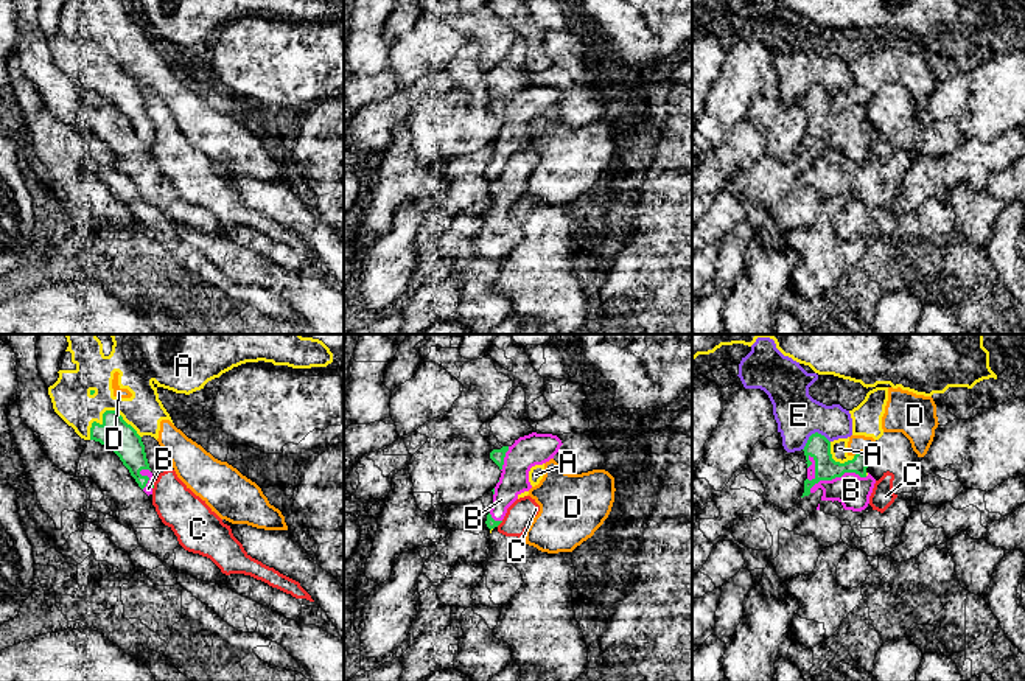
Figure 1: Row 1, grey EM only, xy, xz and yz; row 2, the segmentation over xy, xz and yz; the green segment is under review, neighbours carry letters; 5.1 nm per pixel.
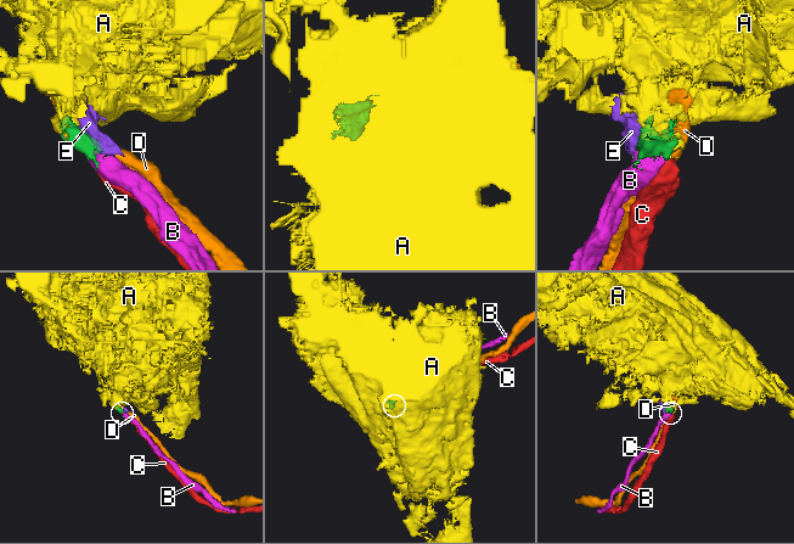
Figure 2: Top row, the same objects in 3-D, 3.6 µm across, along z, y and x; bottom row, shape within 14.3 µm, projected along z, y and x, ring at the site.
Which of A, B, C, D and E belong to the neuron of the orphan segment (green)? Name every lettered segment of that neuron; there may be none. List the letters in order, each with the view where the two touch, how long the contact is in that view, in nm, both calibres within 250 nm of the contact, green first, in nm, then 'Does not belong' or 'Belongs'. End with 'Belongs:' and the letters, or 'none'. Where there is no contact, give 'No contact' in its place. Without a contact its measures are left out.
A: Touches green in xy. Shared border 280 nm. Thickness 160 nm (green) against 200 nm. Does not belong
B: Touches green in yz. Shared border 320 nm. Thickness 120 nm (green) against 170 nm. Belongs
C: Touches green in xz. Shared border 50 nm. Thickness 50 nm (green) against 140 nm. Does not belong
D: Touches green in yz. Shared border 70 nm. Thickness 120 nm (green) against 100 nm. Does not belong
E: Touches green in yz. Shared border 150 nm. Thickness 120 nm (green) against 240 nm. Does not belong
Belongs: B

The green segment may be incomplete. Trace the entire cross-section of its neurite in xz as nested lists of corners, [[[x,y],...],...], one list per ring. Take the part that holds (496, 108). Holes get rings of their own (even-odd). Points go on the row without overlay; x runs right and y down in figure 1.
[[[532,84],[515,92],[512,98],[502,98],[490,104],[490,110],[502,123],[492,141],[493,157],[485,173],[490,182],[502,174],[507,160],[518,148],[532,140],[529,134],[530,120],[554,110],[561,96],[557,87]]]

